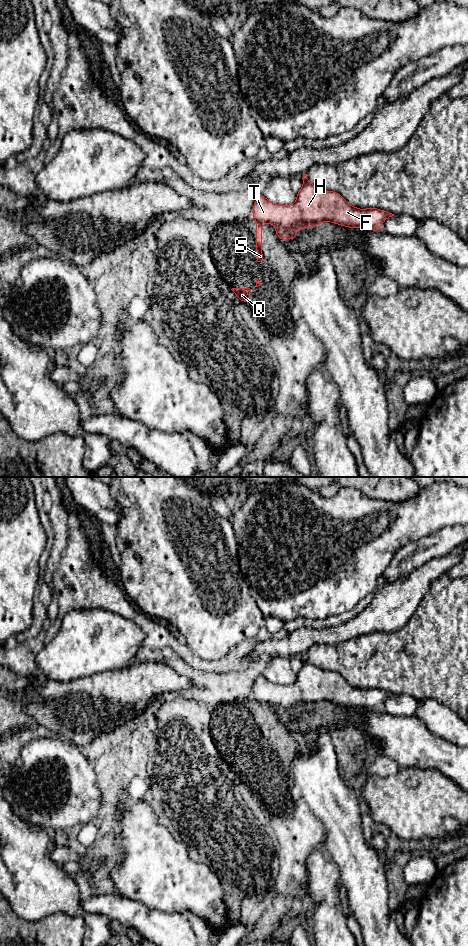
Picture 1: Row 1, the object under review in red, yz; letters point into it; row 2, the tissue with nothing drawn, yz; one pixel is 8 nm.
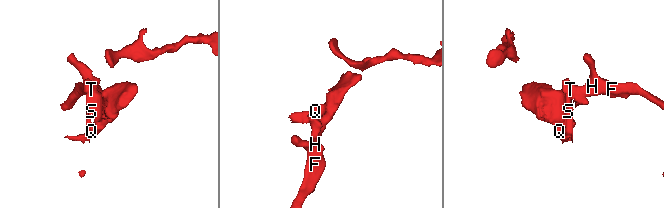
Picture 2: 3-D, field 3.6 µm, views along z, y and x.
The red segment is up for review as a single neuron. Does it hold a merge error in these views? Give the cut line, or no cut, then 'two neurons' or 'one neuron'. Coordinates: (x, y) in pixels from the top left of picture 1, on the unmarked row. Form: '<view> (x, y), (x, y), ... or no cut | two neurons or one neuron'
yz (276, 705), (296, 710) | two neurons

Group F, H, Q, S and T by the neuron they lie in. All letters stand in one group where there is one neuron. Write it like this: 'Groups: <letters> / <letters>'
Groups: F H T / Q S

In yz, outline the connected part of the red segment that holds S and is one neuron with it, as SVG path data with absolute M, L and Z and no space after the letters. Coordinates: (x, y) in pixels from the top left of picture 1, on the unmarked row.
M256 701L256 743L261 743L264 740L262 735L262 705L265 702Z

